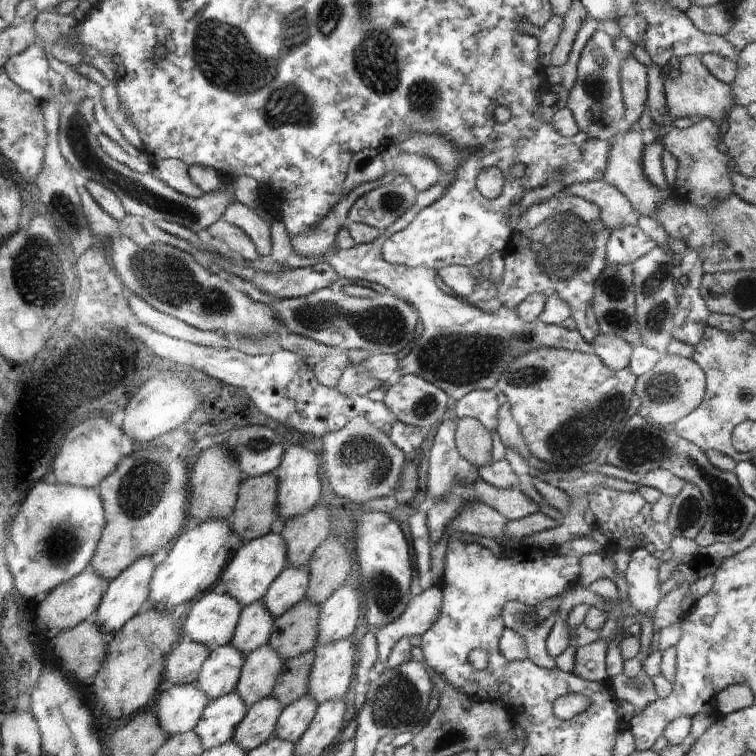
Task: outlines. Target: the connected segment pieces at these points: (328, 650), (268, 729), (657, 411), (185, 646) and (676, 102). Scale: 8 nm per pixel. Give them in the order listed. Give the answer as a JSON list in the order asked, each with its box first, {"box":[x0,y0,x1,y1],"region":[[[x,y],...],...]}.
[{"box":[308,637,354,704],"region":[[[352,637],[316,646],[314,666],[308,684],[311,697],[319,704],[340,700],[350,690],[354,678],[354,654]]]},{"box":[235,696,283,752],"region":[[[272,696],[254,703],[246,718],[235,728],[235,743],[242,746],[246,752],[262,746],[274,736],[283,707],[279,700]]]},{"box":[635,354,705,427],"region":[[[664,354],[648,372],[636,379],[635,391],[642,400],[641,415],[663,427],[678,423],[702,402],[705,395],[705,374],[691,357]]]},{"box":[167,642,210,684],"region":[[[181,642],[168,656],[167,684],[194,684],[199,680],[204,662],[210,656],[210,649],[203,644]]]},{"box":[663,56,734,122],"region":[[[672,56],[666,70],[675,68],[681,71],[680,76],[675,79],[669,78],[663,84],[666,106],[673,119],[697,117],[701,120],[708,117],[719,122],[720,118],[734,106],[731,86],[712,76],[697,56],[686,58]]]}]

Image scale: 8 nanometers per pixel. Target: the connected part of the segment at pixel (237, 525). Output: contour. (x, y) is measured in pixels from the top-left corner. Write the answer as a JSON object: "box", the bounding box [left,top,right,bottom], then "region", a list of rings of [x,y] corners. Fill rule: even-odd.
{"box":[227,473,279,544],"region":[[[272,473],[243,477],[238,505],[227,520],[243,544],[270,533],[270,522],[278,520],[278,490],[279,480]]]}

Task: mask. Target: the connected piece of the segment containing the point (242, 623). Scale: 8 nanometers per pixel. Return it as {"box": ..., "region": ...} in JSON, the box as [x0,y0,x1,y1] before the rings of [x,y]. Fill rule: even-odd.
{"box":[230,599,275,656],"region":[[[263,599],[245,606],[239,616],[234,638],[230,644],[245,656],[257,648],[268,645],[274,630],[275,618]]]}

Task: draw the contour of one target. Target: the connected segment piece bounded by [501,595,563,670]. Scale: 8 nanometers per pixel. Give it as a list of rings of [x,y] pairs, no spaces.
[[[558,595],[536,605],[508,601],[501,612],[505,628],[515,630],[526,639],[527,658],[548,670],[558,669],[556,659],[548,654],[545,640],[558,616],[562,598]]]

